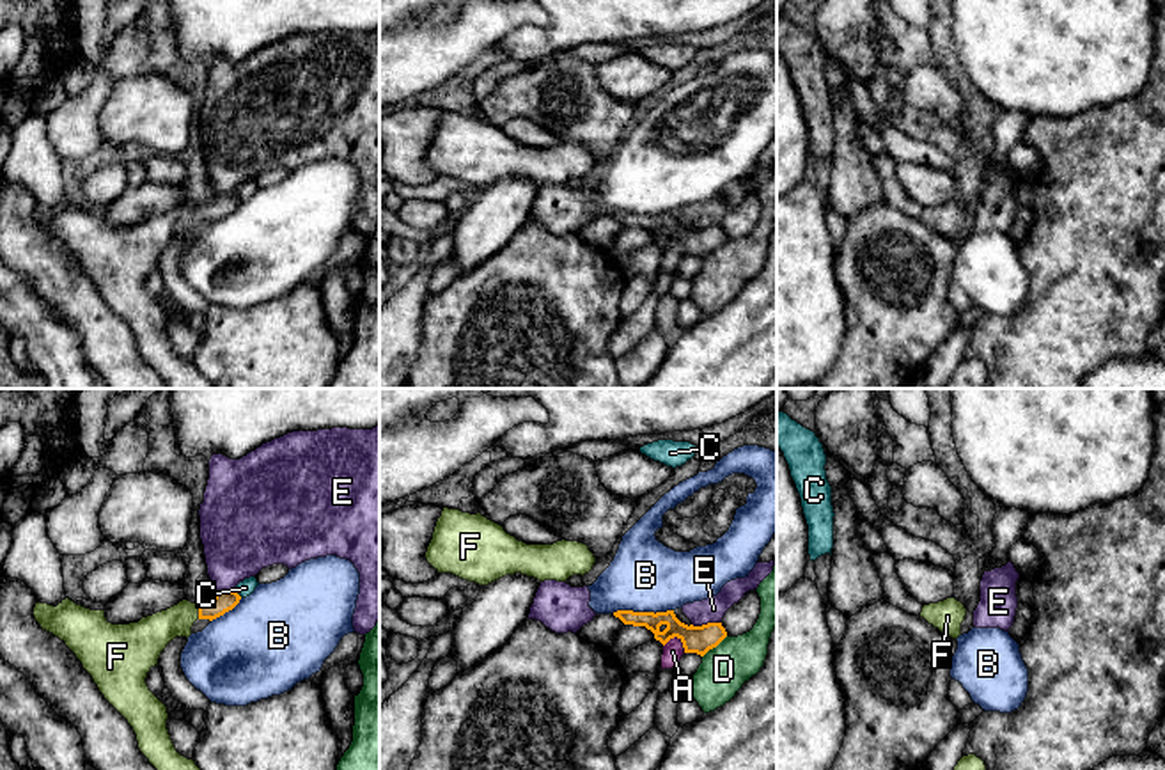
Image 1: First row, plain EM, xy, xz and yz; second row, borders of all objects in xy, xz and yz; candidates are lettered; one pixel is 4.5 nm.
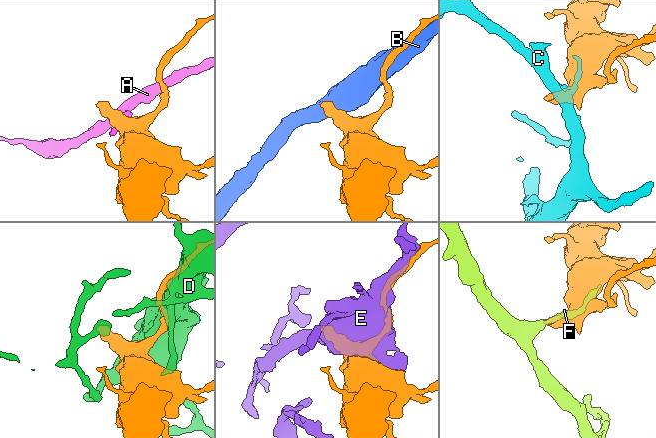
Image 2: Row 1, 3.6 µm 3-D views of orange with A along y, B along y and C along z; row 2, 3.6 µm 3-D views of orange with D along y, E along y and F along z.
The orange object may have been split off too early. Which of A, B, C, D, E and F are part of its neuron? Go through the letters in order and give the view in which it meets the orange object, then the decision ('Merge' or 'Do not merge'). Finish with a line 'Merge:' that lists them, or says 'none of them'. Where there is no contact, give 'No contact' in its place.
A: Touches orange in xz. Do not merge
B: Touches orange in xz. Do not merge
C: Touches orange in xy. Do not merge
D: Touches orange in xz. Do not merge
E: Touches orange in xz. Do not merge
F: Touches orange in xy. Merge
Merge: F

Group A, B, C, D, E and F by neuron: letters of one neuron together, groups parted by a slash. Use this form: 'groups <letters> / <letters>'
groups A / B / C / D / E / F

